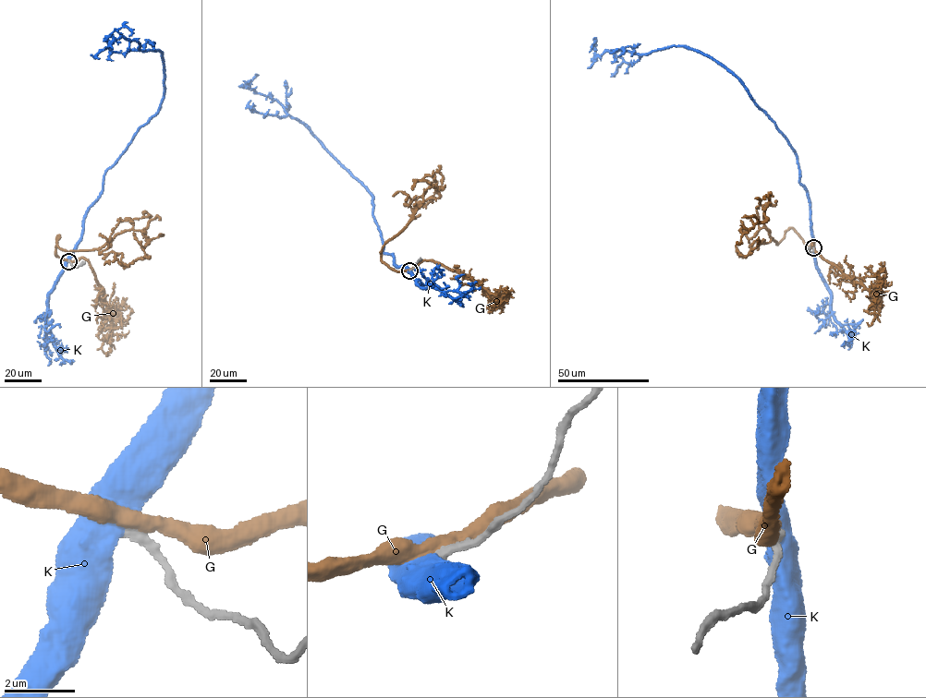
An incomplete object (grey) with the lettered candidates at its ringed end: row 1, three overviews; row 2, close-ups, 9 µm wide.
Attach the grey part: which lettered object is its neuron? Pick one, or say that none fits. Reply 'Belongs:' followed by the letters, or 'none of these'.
Belongs: none of these

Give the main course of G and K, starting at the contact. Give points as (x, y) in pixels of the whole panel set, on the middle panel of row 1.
G: (409, 270), (389, 268), (380, 252), (407, 224), (413, 209), (439, 197), (430, 175), (416, 180)
K: (409, 270), (395, 267), (393, 254), (383, 253), (372, 197), (364, 185), (275, 100), (243, 87), (255, 73)

